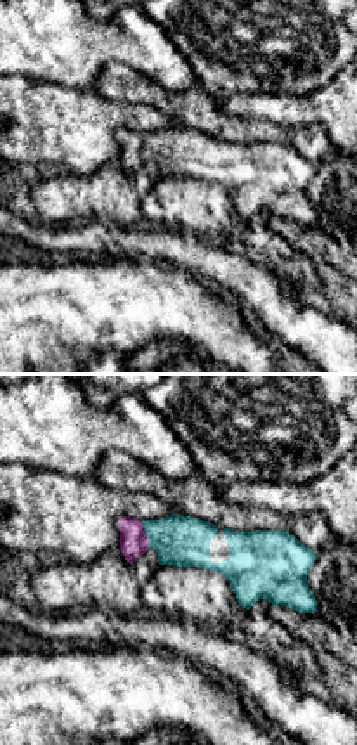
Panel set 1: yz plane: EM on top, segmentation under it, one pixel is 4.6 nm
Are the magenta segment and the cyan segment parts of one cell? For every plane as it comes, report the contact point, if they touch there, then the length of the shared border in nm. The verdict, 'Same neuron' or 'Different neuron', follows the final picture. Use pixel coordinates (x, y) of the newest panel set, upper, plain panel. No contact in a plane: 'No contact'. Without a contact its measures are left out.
Touches magenta at (144, 146). Shared border 130 nm

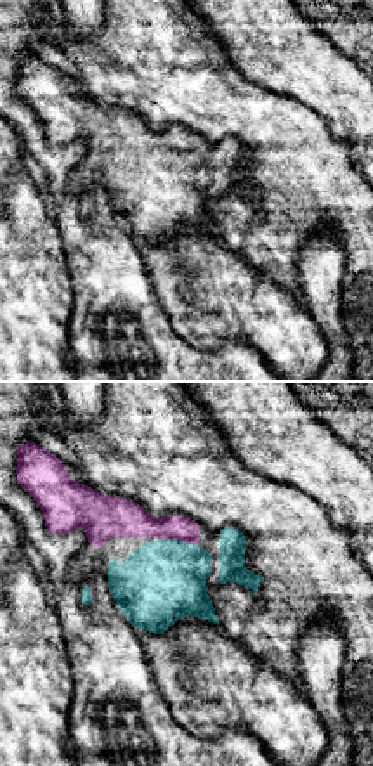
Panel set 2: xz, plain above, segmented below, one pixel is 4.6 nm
Touches magenta at (177, 149). Shared border 170 nm

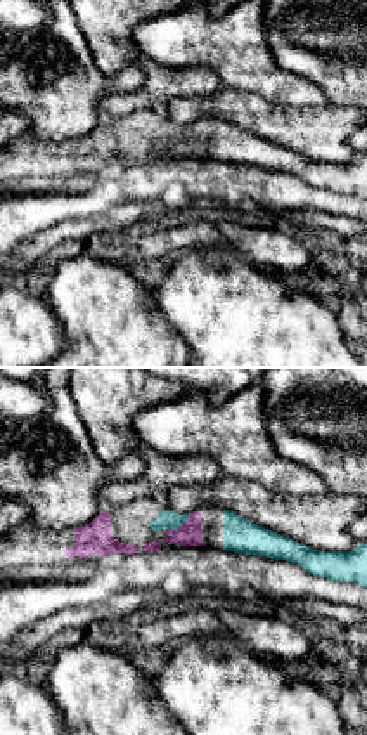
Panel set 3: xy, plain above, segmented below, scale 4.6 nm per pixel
Touches magenta at (179, 139). Shared border 140 nm

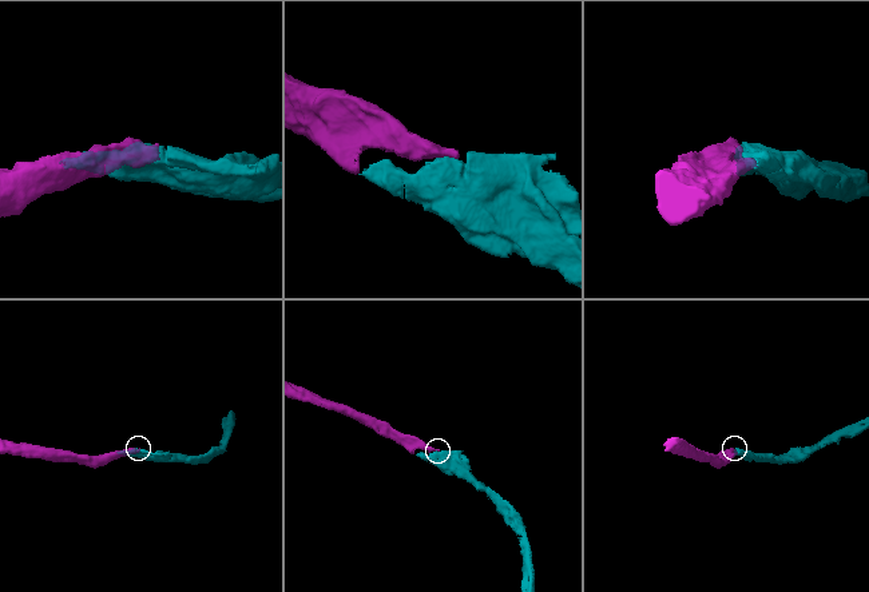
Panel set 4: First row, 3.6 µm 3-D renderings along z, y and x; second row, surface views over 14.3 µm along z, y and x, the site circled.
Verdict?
Same neuron

